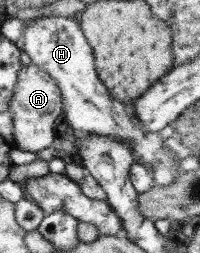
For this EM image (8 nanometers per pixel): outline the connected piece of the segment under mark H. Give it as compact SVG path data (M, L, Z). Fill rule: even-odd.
M50 16L43 19L30 21L23 26L20 38L17 42L18 47L28 55L30 62L48 73L49 77L53 78L56 86L61 94L61 103L64 118L69 126L76 133L80 134L99 134L105 137L114 137L125 143L131 144L133 150L132 156L137 160L142 160L142 166L152 165L153 184L158 186L166 186L168 183L173 183L176 177L179 177L183 172L176 169L176 159L170 151L166 151L162 147L162 139L157 132L143 132L139 129L137 118L131 114L131 109L128 105L111 97L106 87L100 82L94 68L94 59L92 49L88 46L79 23L76 18Z

